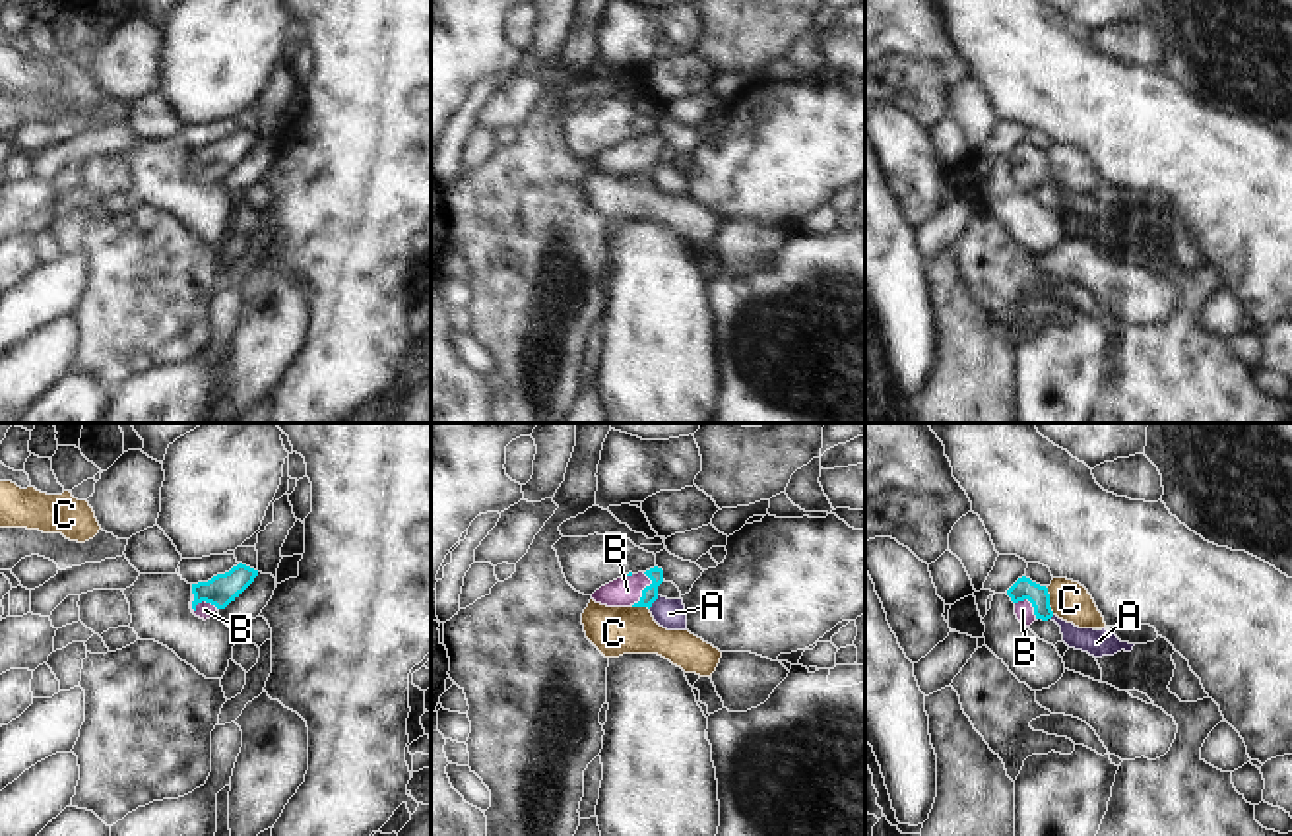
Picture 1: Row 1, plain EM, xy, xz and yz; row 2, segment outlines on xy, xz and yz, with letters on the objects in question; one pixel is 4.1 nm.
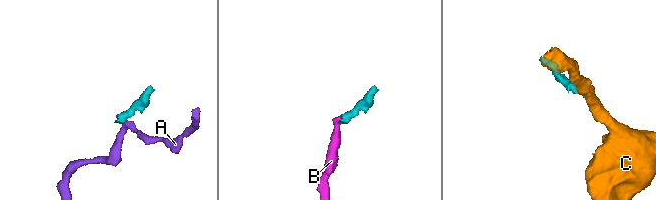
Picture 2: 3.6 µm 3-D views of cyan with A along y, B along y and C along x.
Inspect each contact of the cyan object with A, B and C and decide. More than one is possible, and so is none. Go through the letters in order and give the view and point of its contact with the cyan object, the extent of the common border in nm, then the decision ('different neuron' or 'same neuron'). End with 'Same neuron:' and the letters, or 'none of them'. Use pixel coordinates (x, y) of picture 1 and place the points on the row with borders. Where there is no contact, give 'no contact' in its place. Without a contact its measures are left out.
A: contact xz (654, 600); length 70 nm; different neuron
B: contact xy (200, 602); length 130 nm; same neuron
C: contact yz (1048, 600); length 130 nm; different neuron
Same neuron: B

